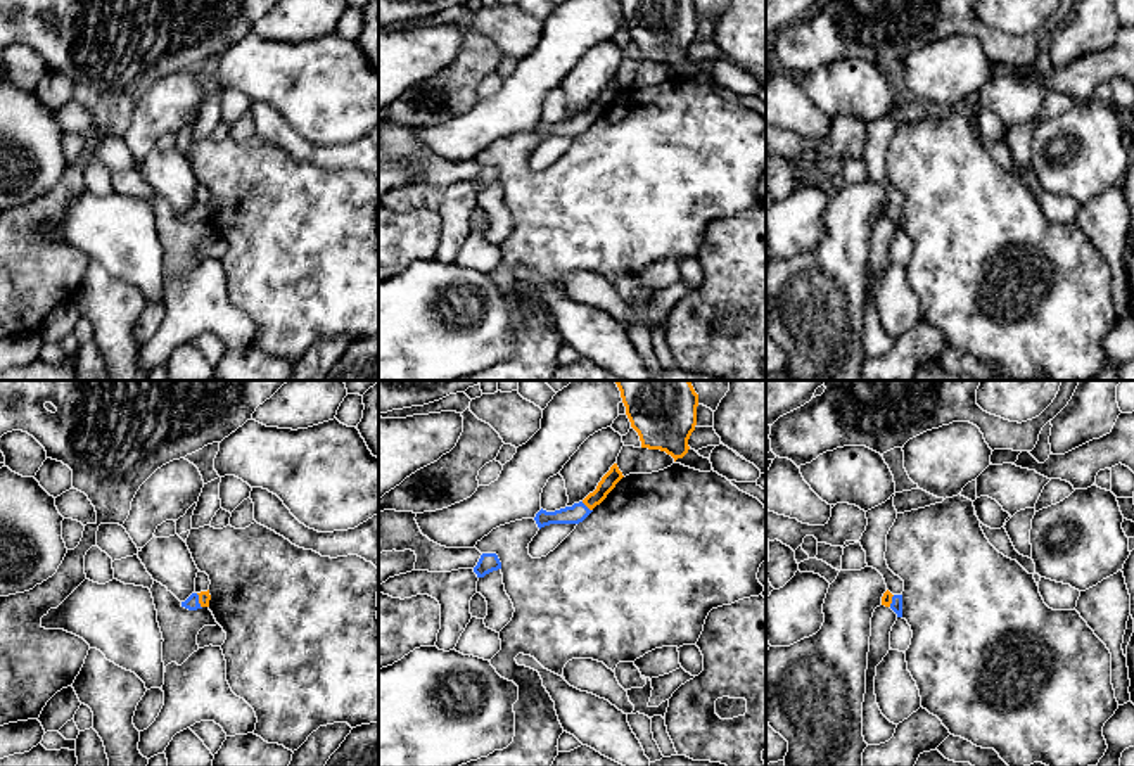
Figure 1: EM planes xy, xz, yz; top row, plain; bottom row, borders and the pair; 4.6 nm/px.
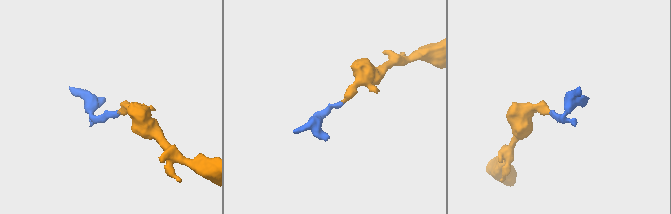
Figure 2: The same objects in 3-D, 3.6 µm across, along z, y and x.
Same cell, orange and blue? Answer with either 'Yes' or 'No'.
Yes

